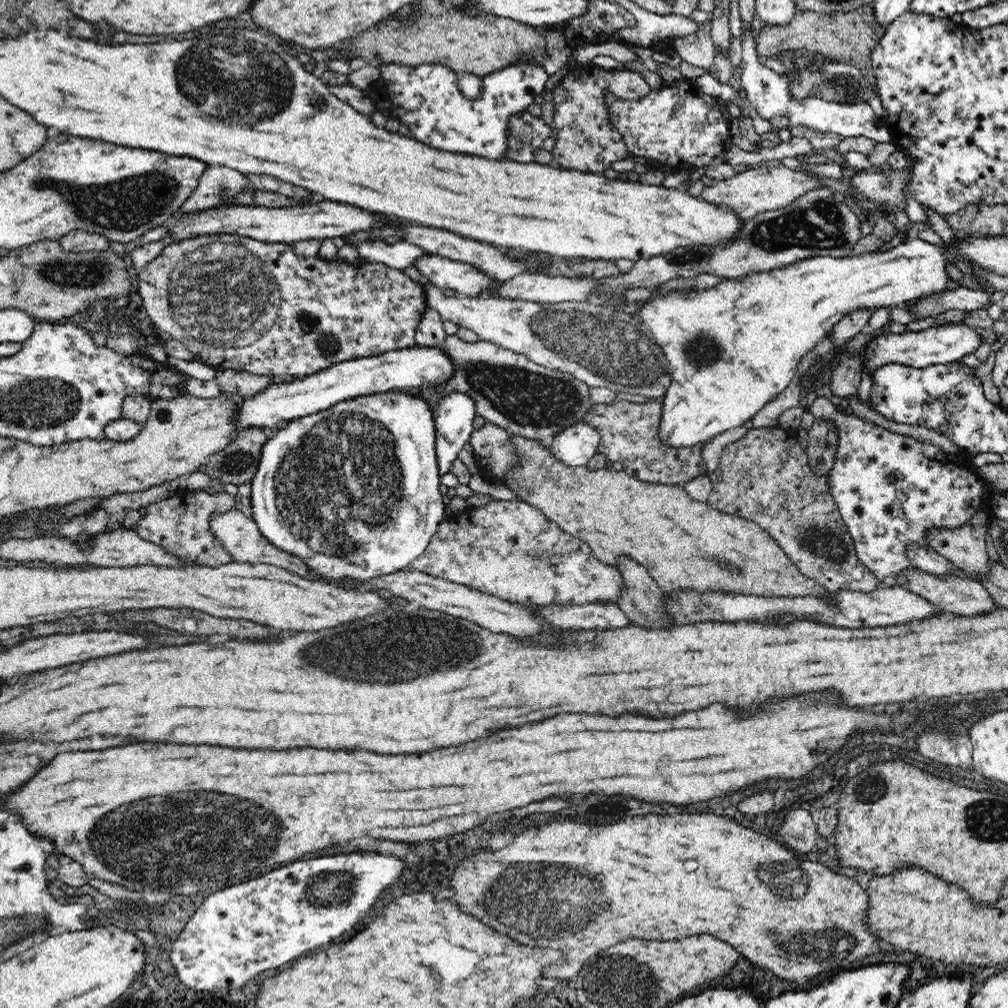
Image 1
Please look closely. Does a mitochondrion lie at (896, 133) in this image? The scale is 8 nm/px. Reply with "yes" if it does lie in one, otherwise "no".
no

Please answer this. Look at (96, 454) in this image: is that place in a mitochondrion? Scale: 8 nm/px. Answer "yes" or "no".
no

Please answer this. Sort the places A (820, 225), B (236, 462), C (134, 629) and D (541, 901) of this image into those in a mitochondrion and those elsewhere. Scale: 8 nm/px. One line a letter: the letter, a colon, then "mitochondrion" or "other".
A: mitochondrion
B: mitochondrion
C: other
D: mitochondrion

